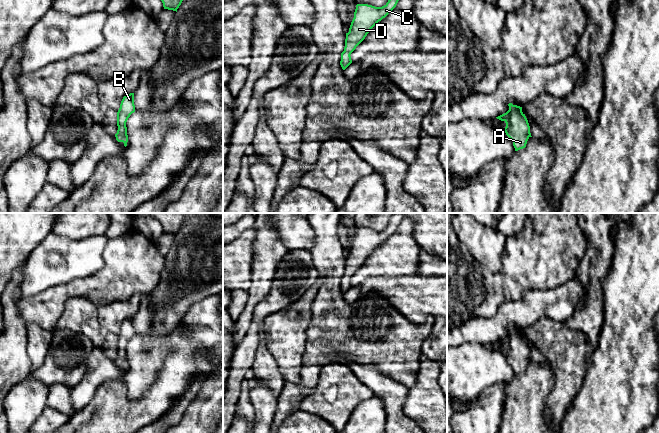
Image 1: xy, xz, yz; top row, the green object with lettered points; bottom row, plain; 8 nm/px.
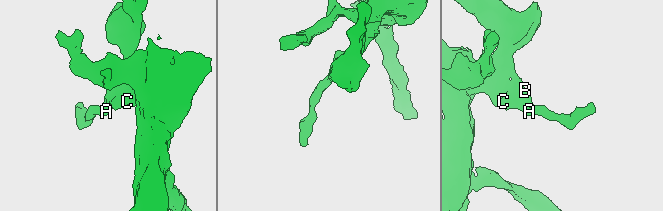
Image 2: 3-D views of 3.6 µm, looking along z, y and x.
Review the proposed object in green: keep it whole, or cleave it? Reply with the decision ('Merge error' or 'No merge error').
No merge error

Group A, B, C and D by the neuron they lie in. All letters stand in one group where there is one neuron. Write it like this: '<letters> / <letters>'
A B C D

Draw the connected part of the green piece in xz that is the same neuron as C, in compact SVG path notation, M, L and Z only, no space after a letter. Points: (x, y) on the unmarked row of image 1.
M394 213L388 226L382 231L357 228L349 256L346 257L344 275L341 277L340 289L345 294L351 287L351 277L365 263L371 253L385 242L397 229L405 217L404 213Z

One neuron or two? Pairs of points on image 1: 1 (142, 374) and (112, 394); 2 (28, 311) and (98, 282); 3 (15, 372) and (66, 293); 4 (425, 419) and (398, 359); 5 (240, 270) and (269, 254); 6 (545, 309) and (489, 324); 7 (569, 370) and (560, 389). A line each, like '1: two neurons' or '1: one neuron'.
1: two neurons
2: one neuron
3: two neurons
4: two neurons
5: two neurons
6: one neuron
7: one neuron

